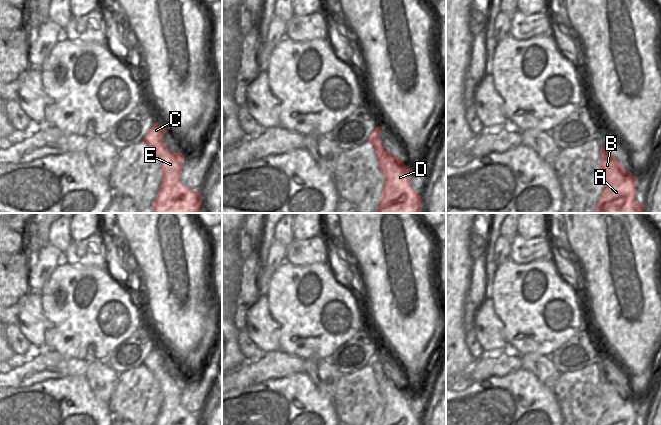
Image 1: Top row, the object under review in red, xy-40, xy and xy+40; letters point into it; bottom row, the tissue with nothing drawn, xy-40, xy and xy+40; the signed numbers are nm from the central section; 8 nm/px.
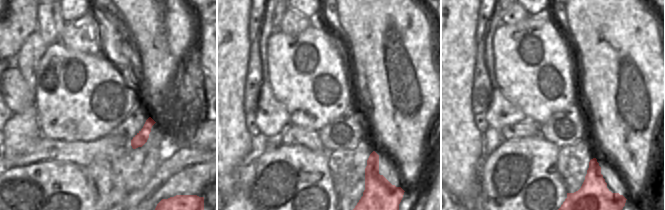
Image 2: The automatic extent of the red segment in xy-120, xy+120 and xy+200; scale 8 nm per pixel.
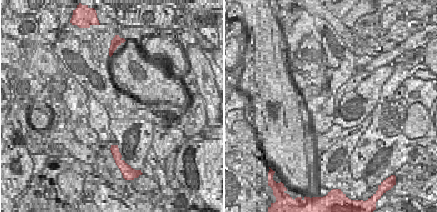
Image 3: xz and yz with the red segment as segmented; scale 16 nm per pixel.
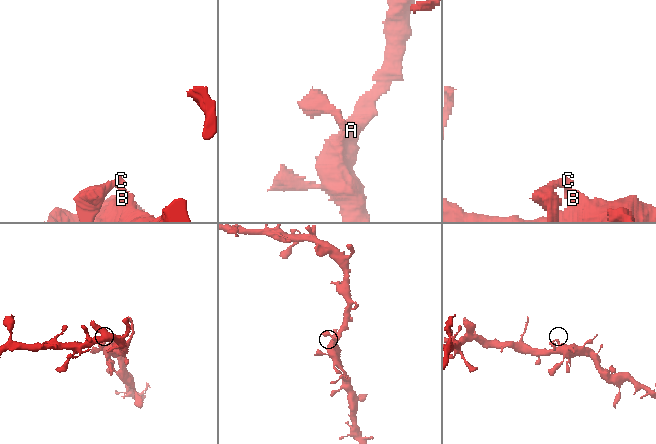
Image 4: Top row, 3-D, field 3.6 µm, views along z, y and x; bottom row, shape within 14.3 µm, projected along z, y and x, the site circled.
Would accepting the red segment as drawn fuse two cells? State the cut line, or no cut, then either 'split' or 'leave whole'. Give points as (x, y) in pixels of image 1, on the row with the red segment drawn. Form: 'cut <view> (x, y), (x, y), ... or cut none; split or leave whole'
cut none; leave whole

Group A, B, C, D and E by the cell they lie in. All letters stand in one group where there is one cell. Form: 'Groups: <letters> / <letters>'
Groups: A B C D E.

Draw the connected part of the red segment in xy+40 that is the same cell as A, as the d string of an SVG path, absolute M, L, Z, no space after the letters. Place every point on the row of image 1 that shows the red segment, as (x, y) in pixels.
M601 147L599 155L604 188L594 213L644 213L644 205L636 202L637 177L618 162L611 150Z

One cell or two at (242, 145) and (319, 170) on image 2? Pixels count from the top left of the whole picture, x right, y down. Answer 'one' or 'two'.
two

